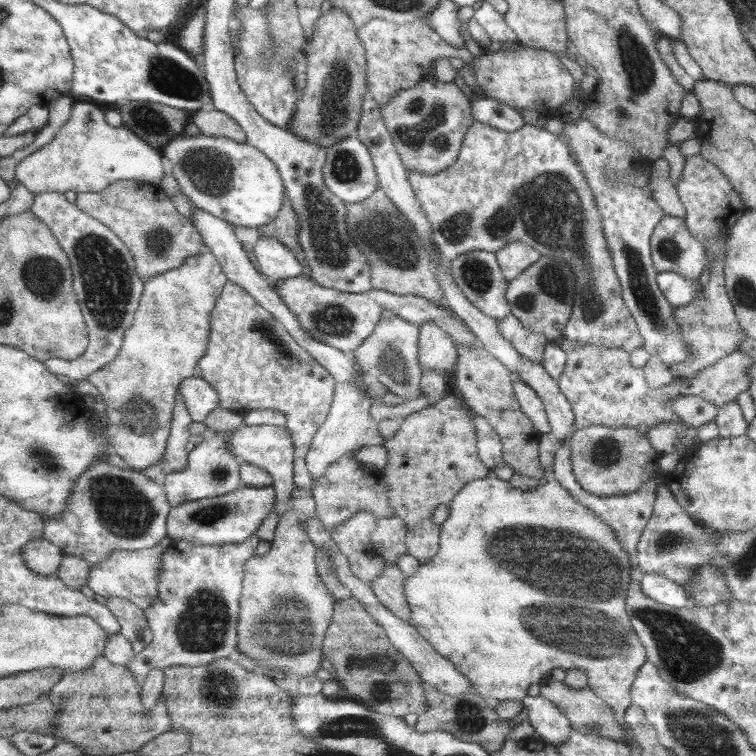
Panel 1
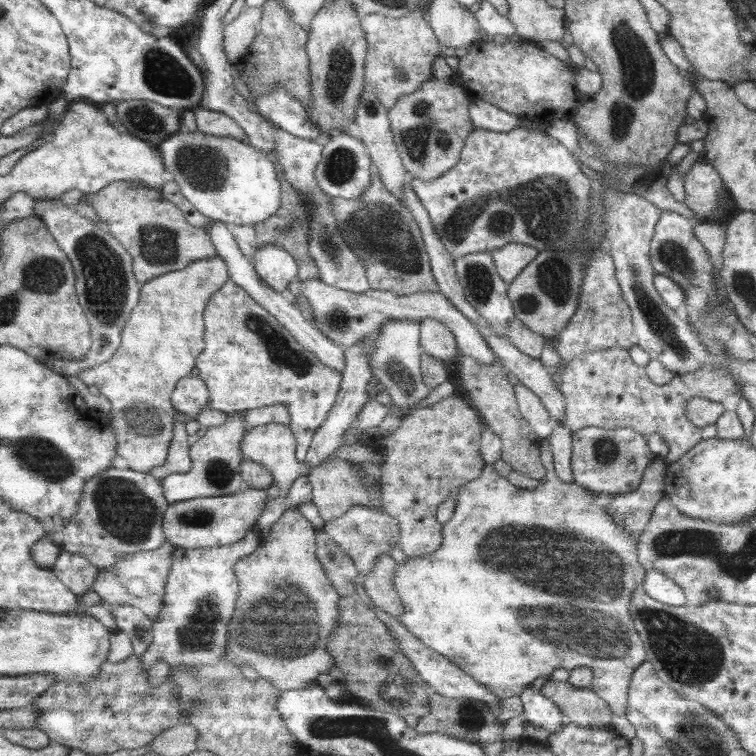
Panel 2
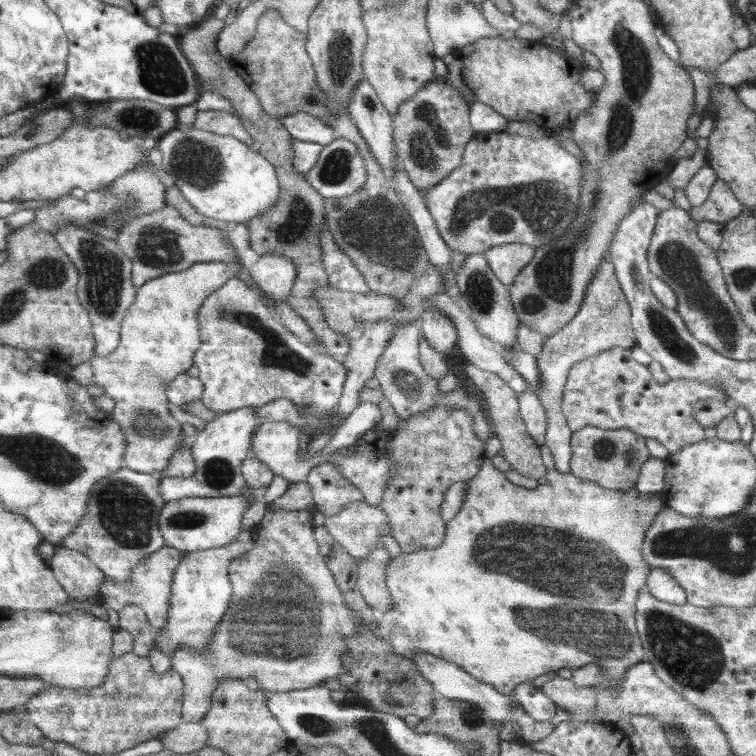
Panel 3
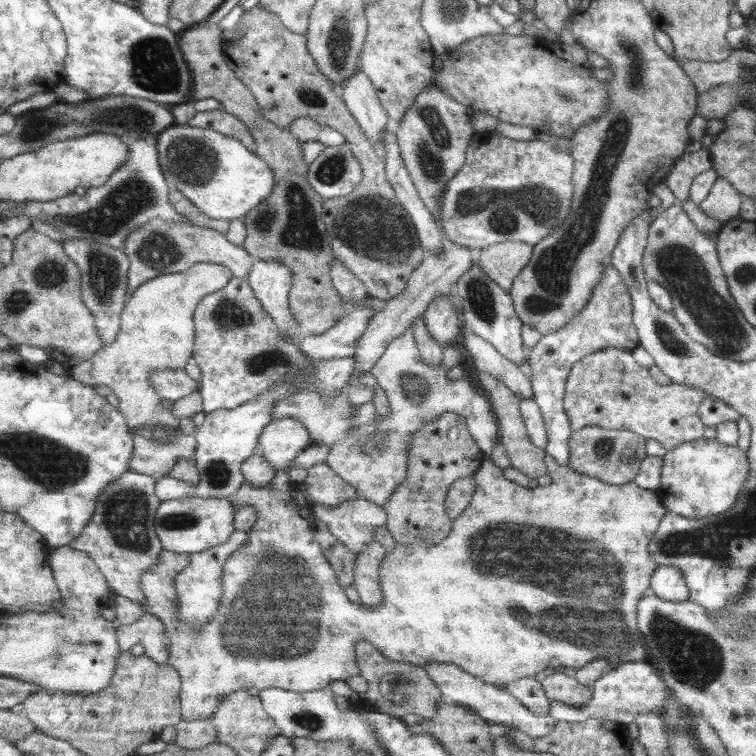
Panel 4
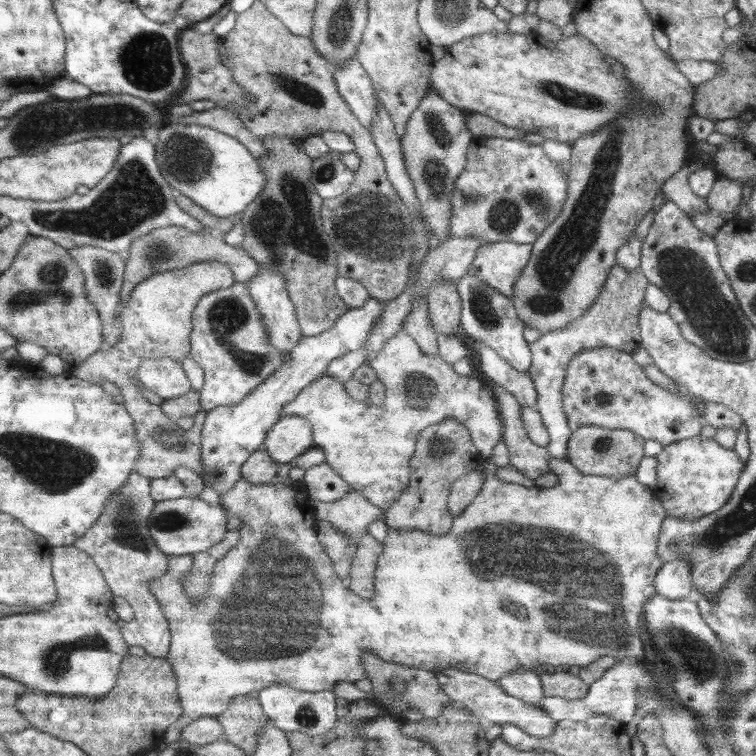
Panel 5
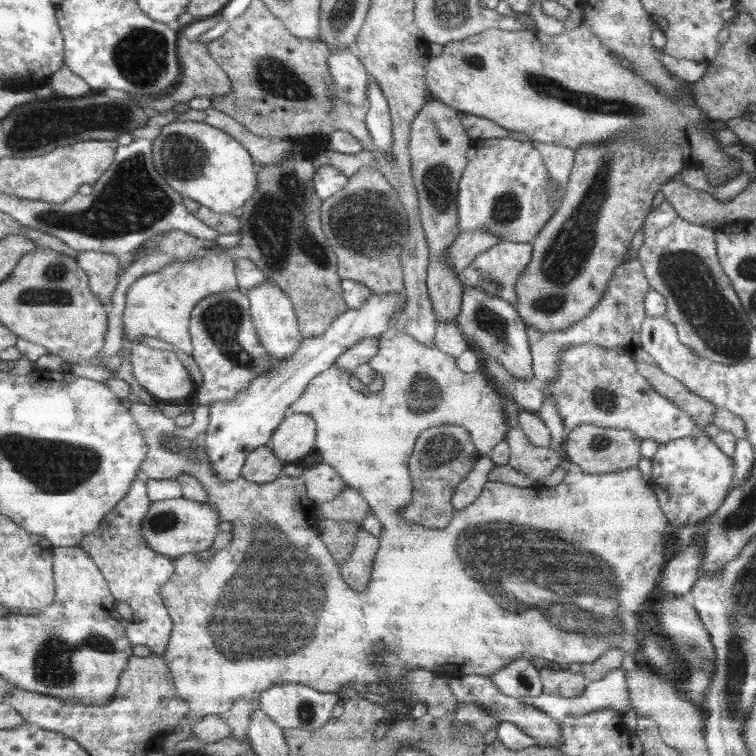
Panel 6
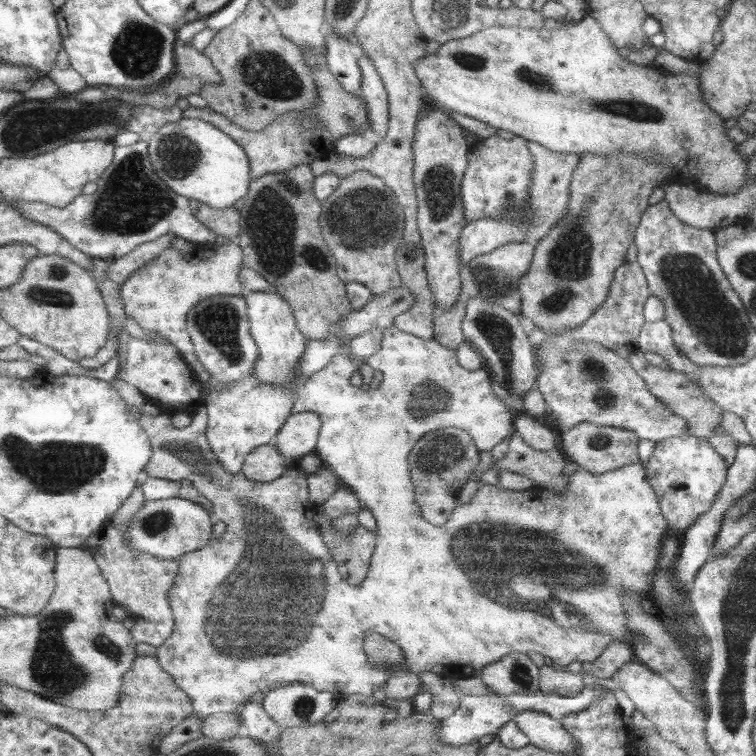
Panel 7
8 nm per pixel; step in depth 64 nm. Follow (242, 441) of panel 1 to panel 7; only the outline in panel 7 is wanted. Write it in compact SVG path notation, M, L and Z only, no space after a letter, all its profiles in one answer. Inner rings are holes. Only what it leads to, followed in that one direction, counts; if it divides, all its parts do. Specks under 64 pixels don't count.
M292 412L275 436L276 449L289 460L313 453L321 426L320 417L315 412Z

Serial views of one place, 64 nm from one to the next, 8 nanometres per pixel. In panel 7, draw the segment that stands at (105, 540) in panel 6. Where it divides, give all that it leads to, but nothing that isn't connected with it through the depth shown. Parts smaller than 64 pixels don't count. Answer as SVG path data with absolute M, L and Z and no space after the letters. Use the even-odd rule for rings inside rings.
M140 483L130 493L121 507L112 516L109 516L98 531L92 533L80 546L88 551L100 568L102 576L109 584L111 595L115 602L130 608L130 616L134 619L134 626L129 630L137 643L146 643L158 648L164 645L165 640L174 630L172 609L169 605L169 592L173 587L179 563L173 560L164 560L142 551L133 551L125 543L125 528L129 520L142 508L145 503Z

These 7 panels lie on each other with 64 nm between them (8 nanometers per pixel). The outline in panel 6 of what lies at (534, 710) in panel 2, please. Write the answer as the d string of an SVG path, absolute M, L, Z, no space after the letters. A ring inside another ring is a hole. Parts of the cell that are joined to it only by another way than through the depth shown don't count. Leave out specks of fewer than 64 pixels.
M514 659L510 665L492 673L488 680L502 694L519 698L519 696L538 696L542 693L539 671L528 659Z

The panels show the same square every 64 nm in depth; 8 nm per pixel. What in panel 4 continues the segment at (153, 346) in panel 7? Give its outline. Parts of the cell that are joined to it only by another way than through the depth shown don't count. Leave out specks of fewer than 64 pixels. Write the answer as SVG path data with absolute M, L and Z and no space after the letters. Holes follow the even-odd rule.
M163 368L151 370L149 379L153 389L166 400L180 400L192 392L196 392L197 383L182 368Z

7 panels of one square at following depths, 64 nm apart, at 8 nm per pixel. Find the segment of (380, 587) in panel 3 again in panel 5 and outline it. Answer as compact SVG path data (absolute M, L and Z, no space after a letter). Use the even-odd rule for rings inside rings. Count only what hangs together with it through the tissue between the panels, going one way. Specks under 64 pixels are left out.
M369 532L357 545L346 585L354 594L362 598L370 600L374 596L375 570L378 557L383 551L383 545Z

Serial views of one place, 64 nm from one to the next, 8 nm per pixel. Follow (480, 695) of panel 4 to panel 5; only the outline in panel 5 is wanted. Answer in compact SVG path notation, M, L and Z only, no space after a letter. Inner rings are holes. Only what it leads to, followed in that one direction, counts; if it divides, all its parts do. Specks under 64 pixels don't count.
M456 668L440 670L436 674L436 679L444 693L448 695L455 705L463 708L473 715L481 725L481 728L488 730L490 726L498 724L512 724L521 728L526 734L533 737L546 738L556 729L557 723L544 710L532 706L515 696L508 695L502 691L498 684L468 672L460 672Z

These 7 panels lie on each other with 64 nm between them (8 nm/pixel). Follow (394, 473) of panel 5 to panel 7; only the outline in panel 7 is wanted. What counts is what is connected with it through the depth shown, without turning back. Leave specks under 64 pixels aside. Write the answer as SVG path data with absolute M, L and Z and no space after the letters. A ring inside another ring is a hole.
M392 324L383 330L380 350L372 356L371 365L375 371L380 371L383 375L380 386L375 389L352 386L349 379L352 375L351 368L340 368L344 364L344 342L337 355L332 358L322 370L313 372L312 376L305 381L304 386L297 392L293 402L292 411L315 412L320 417L322 426L320 427L319 438L314 454L318 455L335 475L340 478L343 486L350 488L361 502L363 508L368 509L376 519L377 532L376 544L369 571L362 582L360 588L352 588L354 584L346 582L337 569L337 562L329 554L329 548L326 546L322 535L315 524L313 516L319 510L312 502L308 494L308 483L305 480L306 472L302 470L286 471L280 478L268 482L259 482L250 480L243 476L241 472L232 474L228 472L221 462L214 456L207 440L206 422L208 416L204 410L196 412L196 428L176 428L172 425L170 416L153 416L144 412L137 414L137 421L144 429L144 432L150 439L152 454L148 464L145 466L144 476L162 478L180 482L182 479L188 479L198 489L202 496L205 496L213 504L213 516L226 524L226 532L216 538L211 538L204 548L198 552L183 554L179 559L179 571L176 574L173 587L169 592L169 605L172 609L174 619L174 630L165 640L164 645L158 648L156 660L168 672L180 690L184 691L192 701L194 714L204 720L206 717L216 715L217 713L238 713L241 710L248 696L257 692L266 693L273 689L284 687L291 683L308 683L319 692L328 692L335 696L336 700L346 695L364 695L370 696L379 687L384 687L388 676L382 670L382 667L376 667L368 662L364 654L365 632L377 632L385 636L388 640L394 641L400 649L406 653L404 667L412 673L434 672L443 678L456 680L465 677L480 675L482 668L490 663L502 659L510 654L510 650L516 650L518 653L535 652L540 654L553 665L567 666L573 662L594 662L600 657L603 650L615 640L624 641L629 645L627 634L627 616L623 607L623 590L627 588L636 599L642 598L642 595L653 586L653 577L657 571L657 564L661 557L661 542L663 536L668 531L667 522L661 513L658 497L653 491L652 486L647 479L645 467L639 462L625 464L620 468L612 469L604 474L592 474L585 468L576 467L576 470L569 476L567 489L559 495L554 491L538 488L534 485L530 489L523 491L506 490L498 488L491 484L481 484L478 492L466 503L458 503L452 511L450 518L444 525L436 526L430 524L421 517L419 504L415 501L415 490L411 481L410 467L407 456L410 451L422 439L427 432L435 431L452 425L456 428L465 430L470 434L476 449L479 451L494 449L494 446L508 440L514 432L513 420L515 418L495 394L491 387L491 373L486 366L477 370L470 371L464 369L456 357L456 350L446 348L431 336L424 340L419 336L414 336L409 332L404 332L396 325ZM556 536L556 540L554 540ZM556 546L556 550L554 550ZM310 572L310 574L308 574ZM478 574L478 576L476 576ZM308 576L312 576L314 584L318 590L310 590L308 586ZM492 594L492 596L490 596ZM318 600L320 600L320 612L318 612ZM516 600L516 602L514 602ZM520 602L526 602L526 608ZM516 604L516 606L514 606ZM296 618L298 618L298 628L296 628ZM296 630L298 630L298 640L296 640Z

